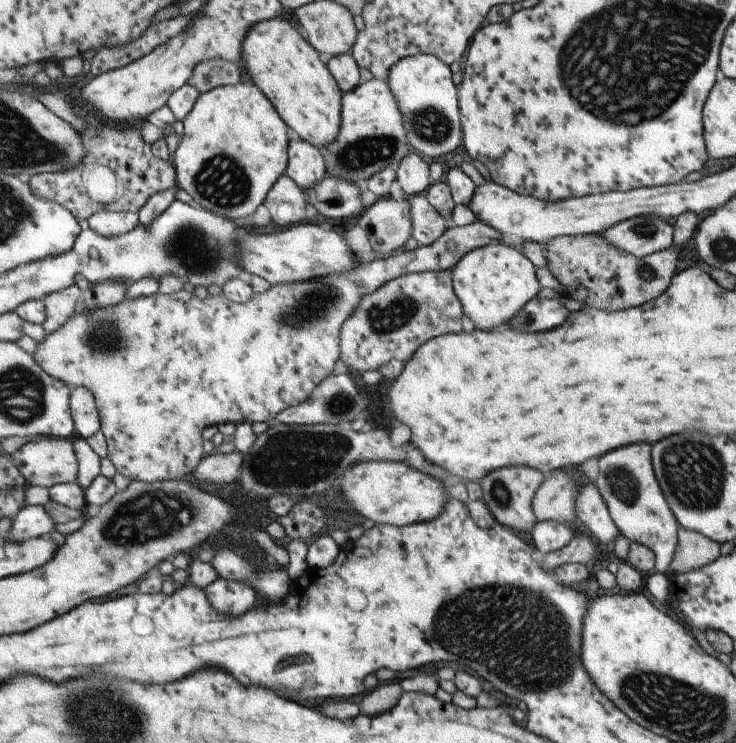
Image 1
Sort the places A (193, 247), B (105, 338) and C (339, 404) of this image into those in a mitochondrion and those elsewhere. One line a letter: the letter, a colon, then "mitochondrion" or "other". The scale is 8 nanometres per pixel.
A: mitochondrion
B: mitochondrion
C: mitochondrion

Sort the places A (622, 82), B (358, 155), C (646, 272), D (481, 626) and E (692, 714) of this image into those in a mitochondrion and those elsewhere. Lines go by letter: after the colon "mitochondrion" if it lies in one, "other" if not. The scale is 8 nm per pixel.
A: mitochondrion
B: mitochondrion
C: mitochondrion
D: mitochondrion
E: mitochondrion

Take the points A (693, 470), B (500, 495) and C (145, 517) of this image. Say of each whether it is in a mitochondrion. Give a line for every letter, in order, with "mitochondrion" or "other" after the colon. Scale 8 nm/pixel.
A: mitochondrion
B: mitochondrion
C: mitochondrion

